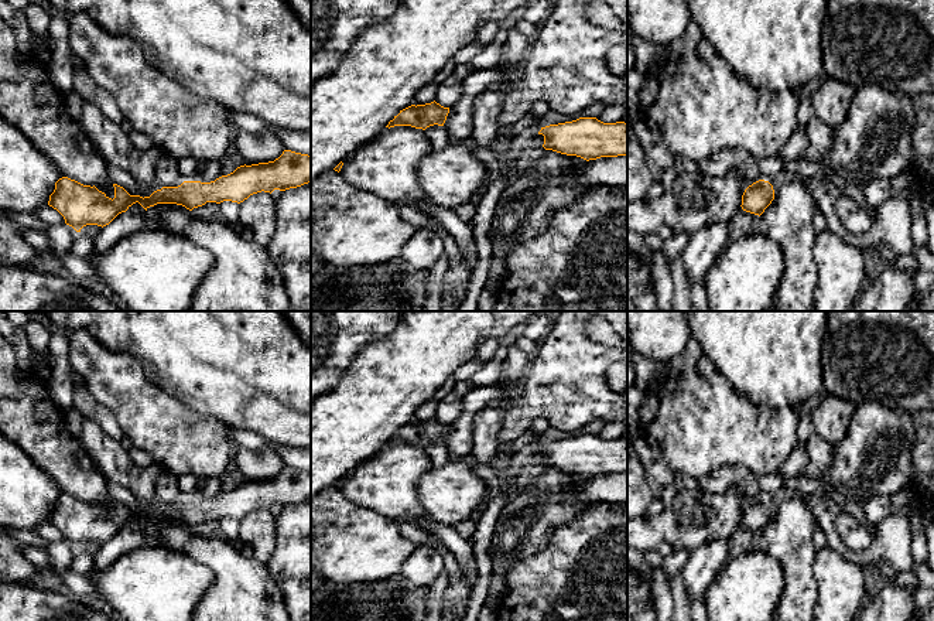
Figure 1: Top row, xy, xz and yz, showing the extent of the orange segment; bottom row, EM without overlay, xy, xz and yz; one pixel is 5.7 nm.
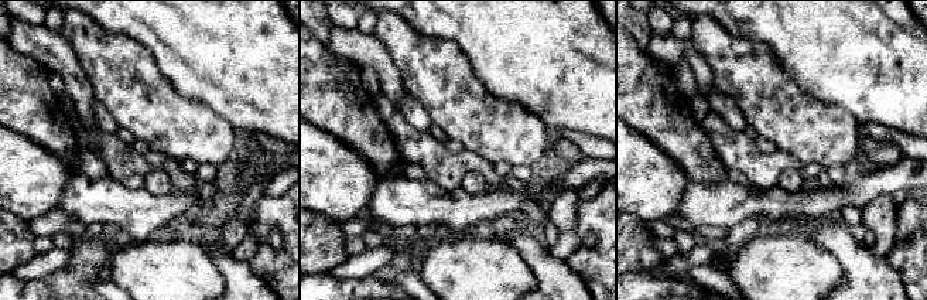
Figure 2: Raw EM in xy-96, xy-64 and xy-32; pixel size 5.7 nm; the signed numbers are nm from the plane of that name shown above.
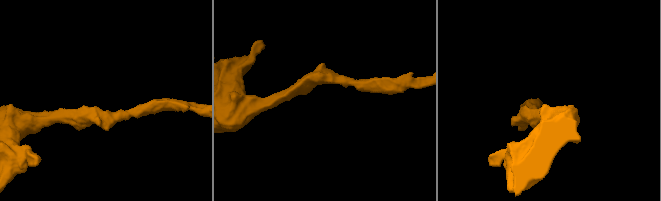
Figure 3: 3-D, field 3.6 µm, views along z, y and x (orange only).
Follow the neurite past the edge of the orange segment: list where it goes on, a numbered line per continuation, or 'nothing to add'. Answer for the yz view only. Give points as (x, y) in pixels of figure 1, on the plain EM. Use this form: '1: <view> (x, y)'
nothing to add

